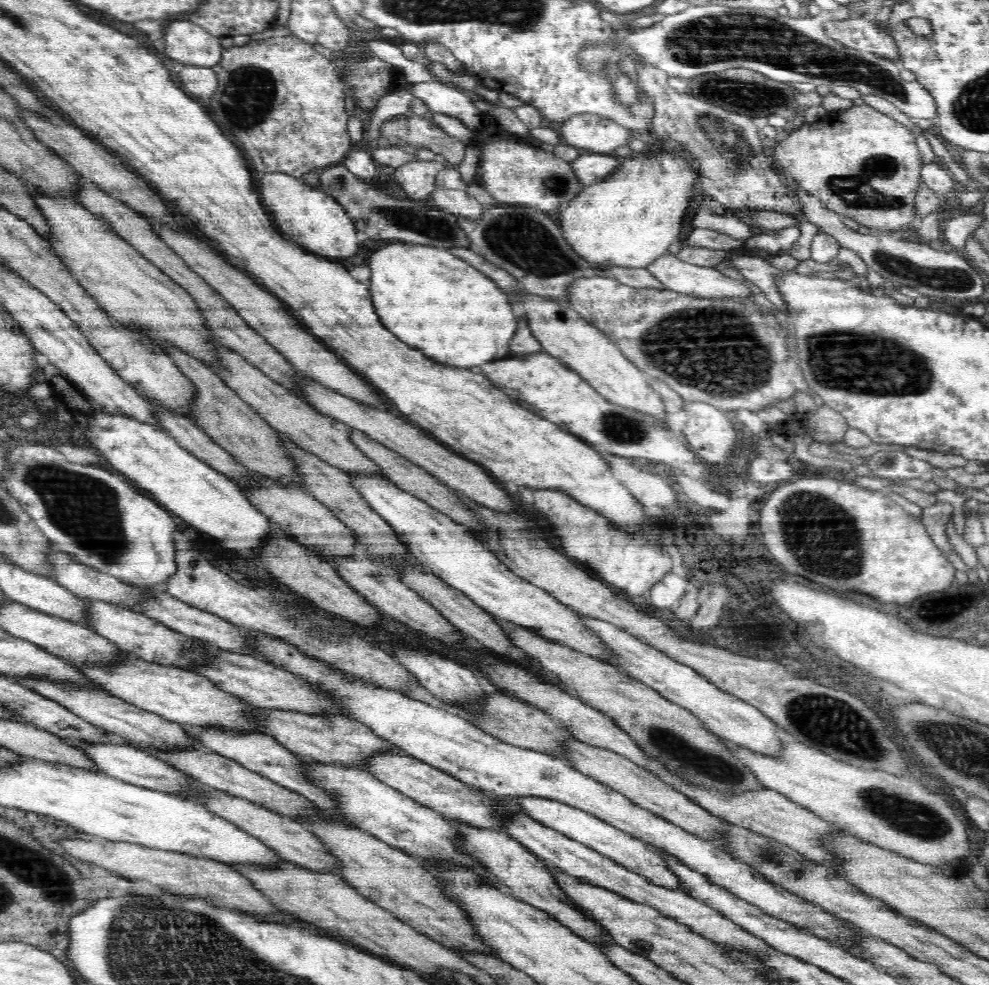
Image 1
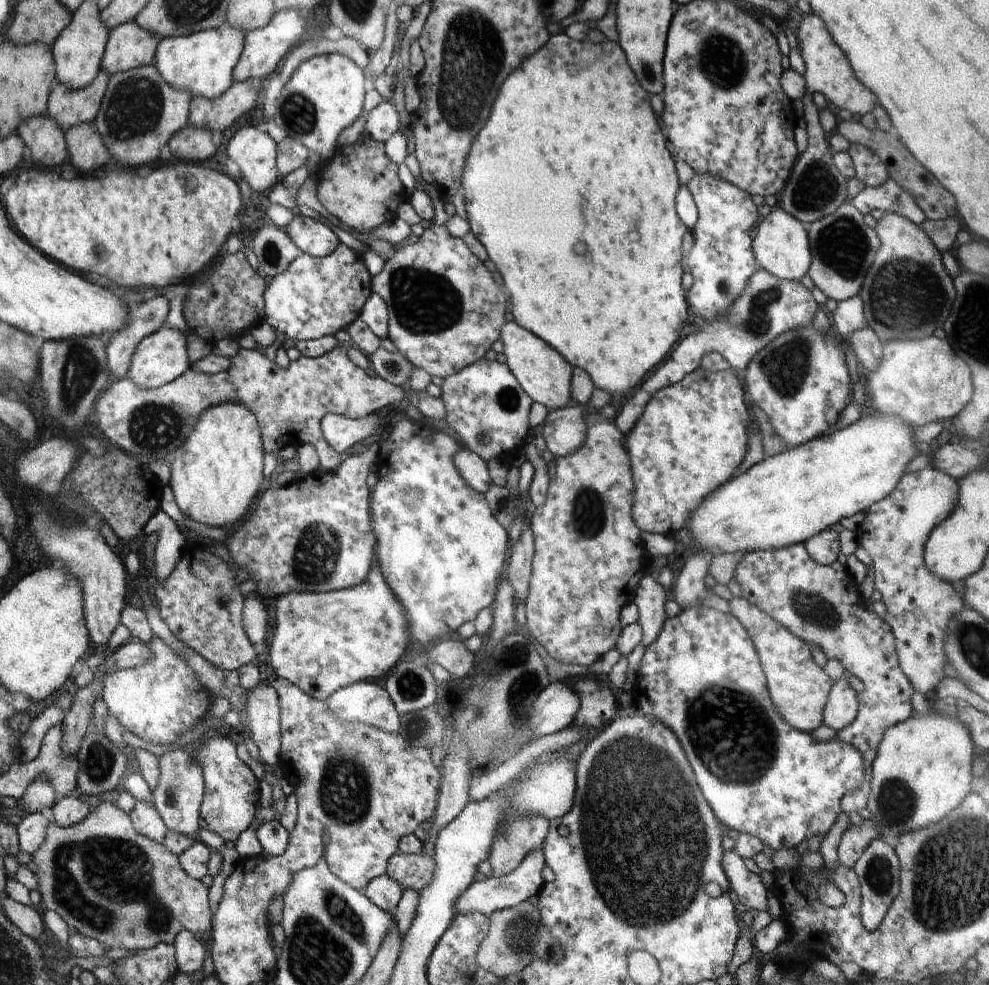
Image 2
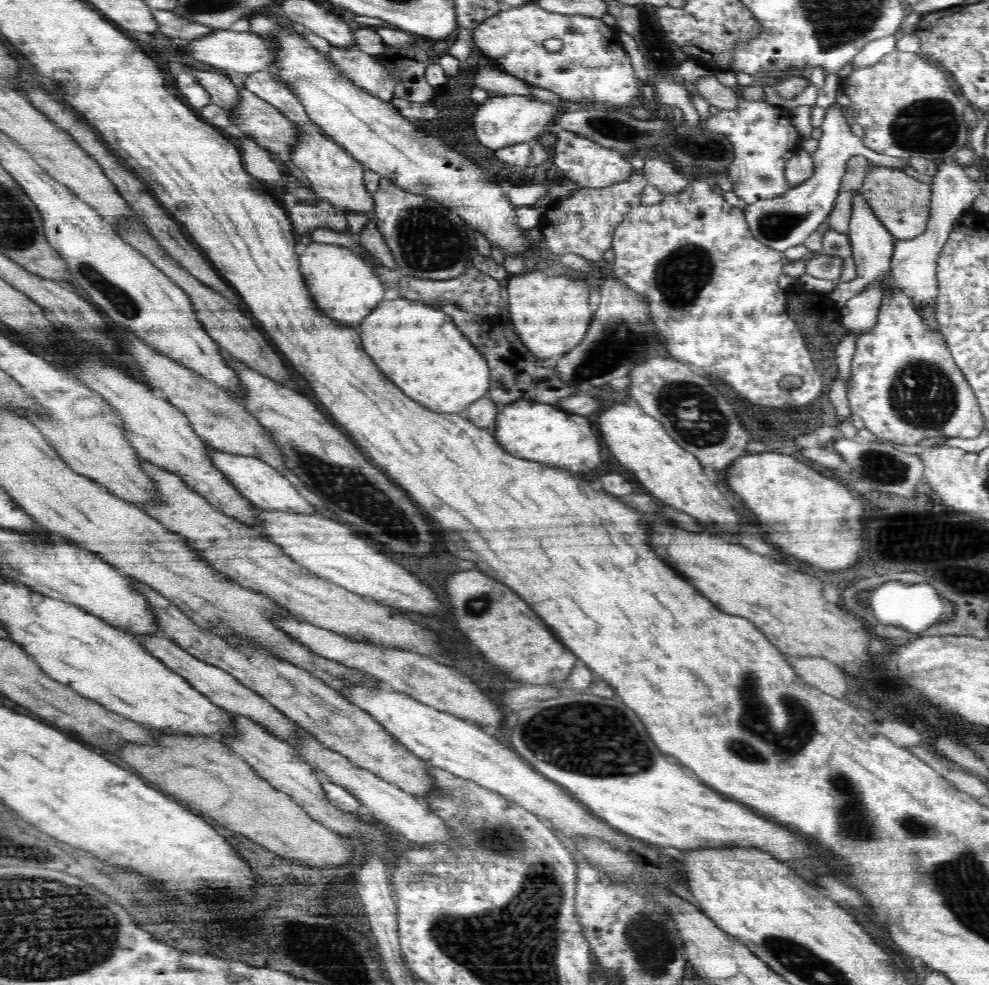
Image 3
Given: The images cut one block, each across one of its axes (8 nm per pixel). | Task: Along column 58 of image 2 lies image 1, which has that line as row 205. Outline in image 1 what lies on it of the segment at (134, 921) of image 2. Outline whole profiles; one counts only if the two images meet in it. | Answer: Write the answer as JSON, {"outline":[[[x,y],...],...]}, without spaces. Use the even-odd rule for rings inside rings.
{"outline":[[[866,103],[851,109],[823,112],[820,117],[810,117],[797,131],[791,130],[788,138],[770,147],[769,152],[775,157],[773,167],[782,176],[794,179],[803,192],[818,198],[827,210],[842,218],[851,218],[871,230],[918,236],[918,229],[912,224],[917,219],[914,210],[924,160],[912,131],[890,116]]]}

